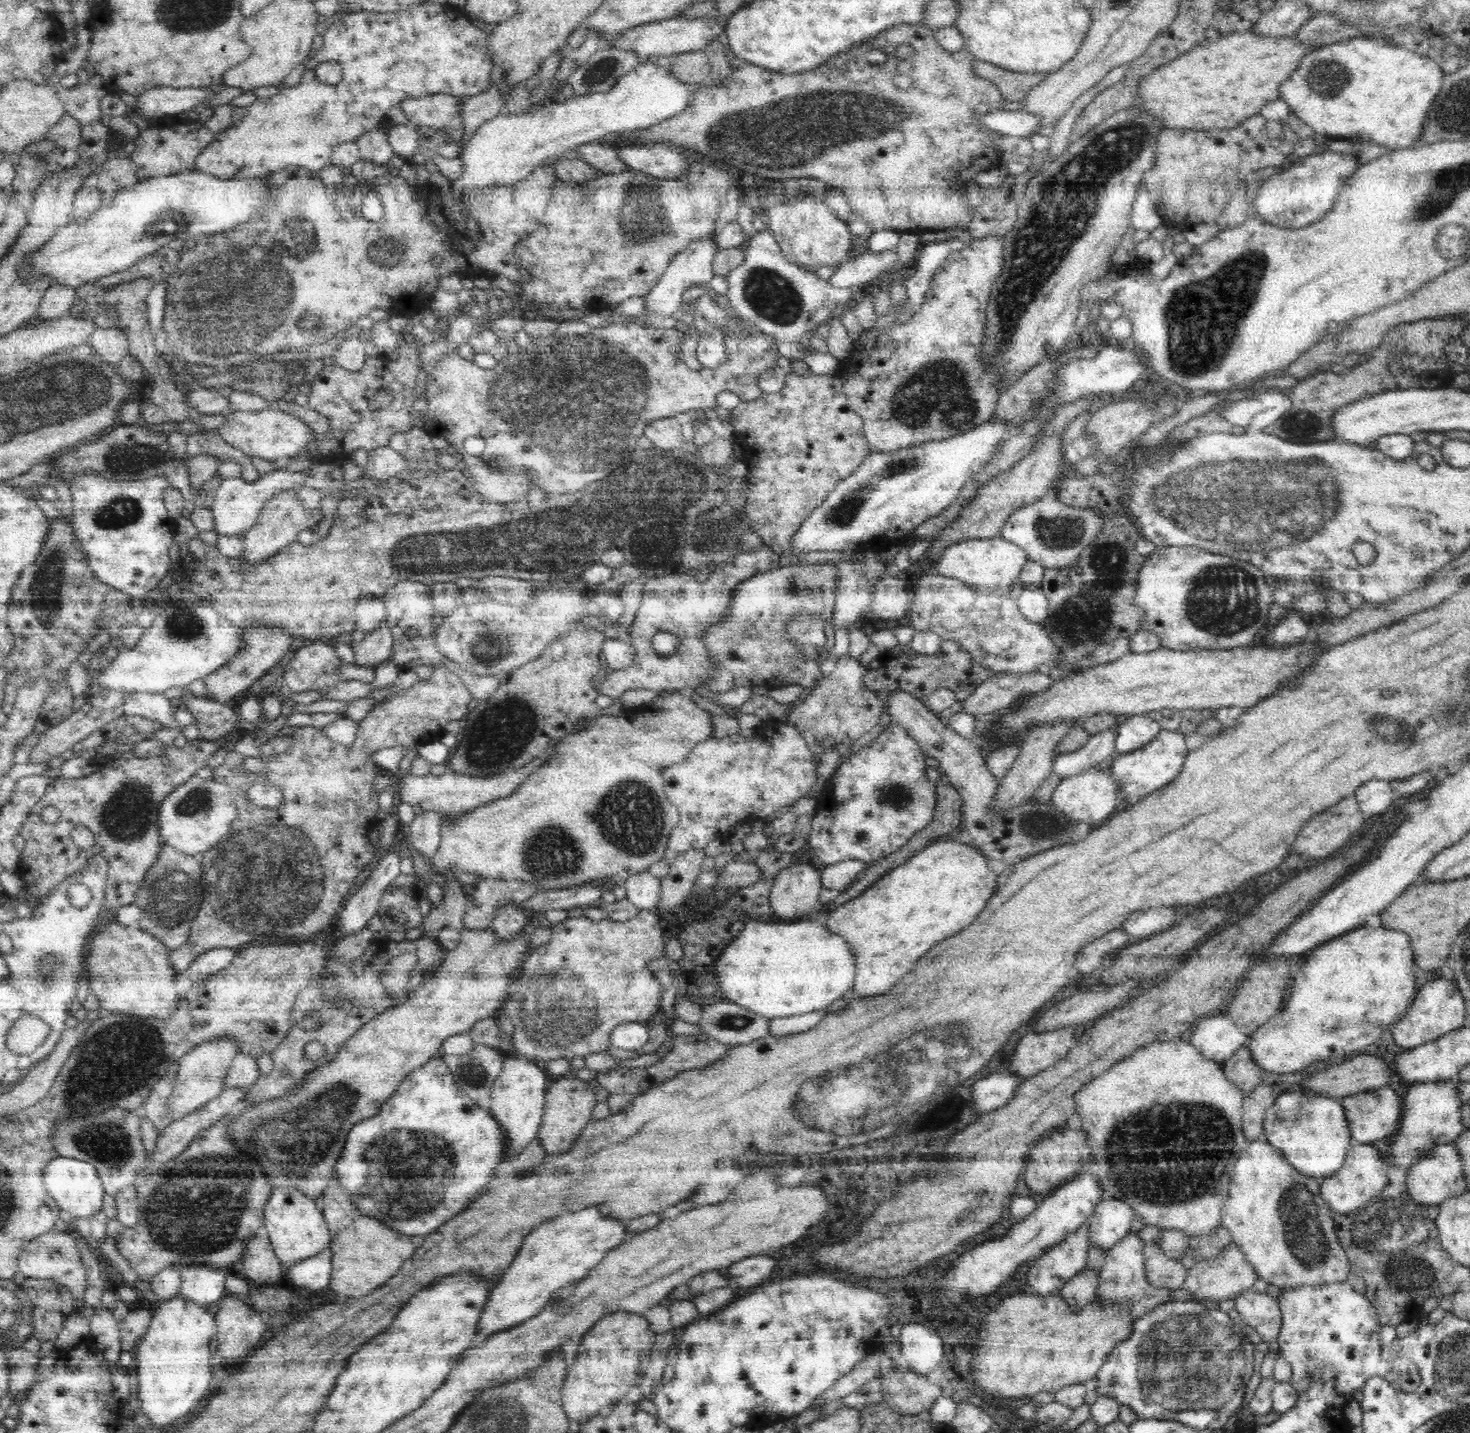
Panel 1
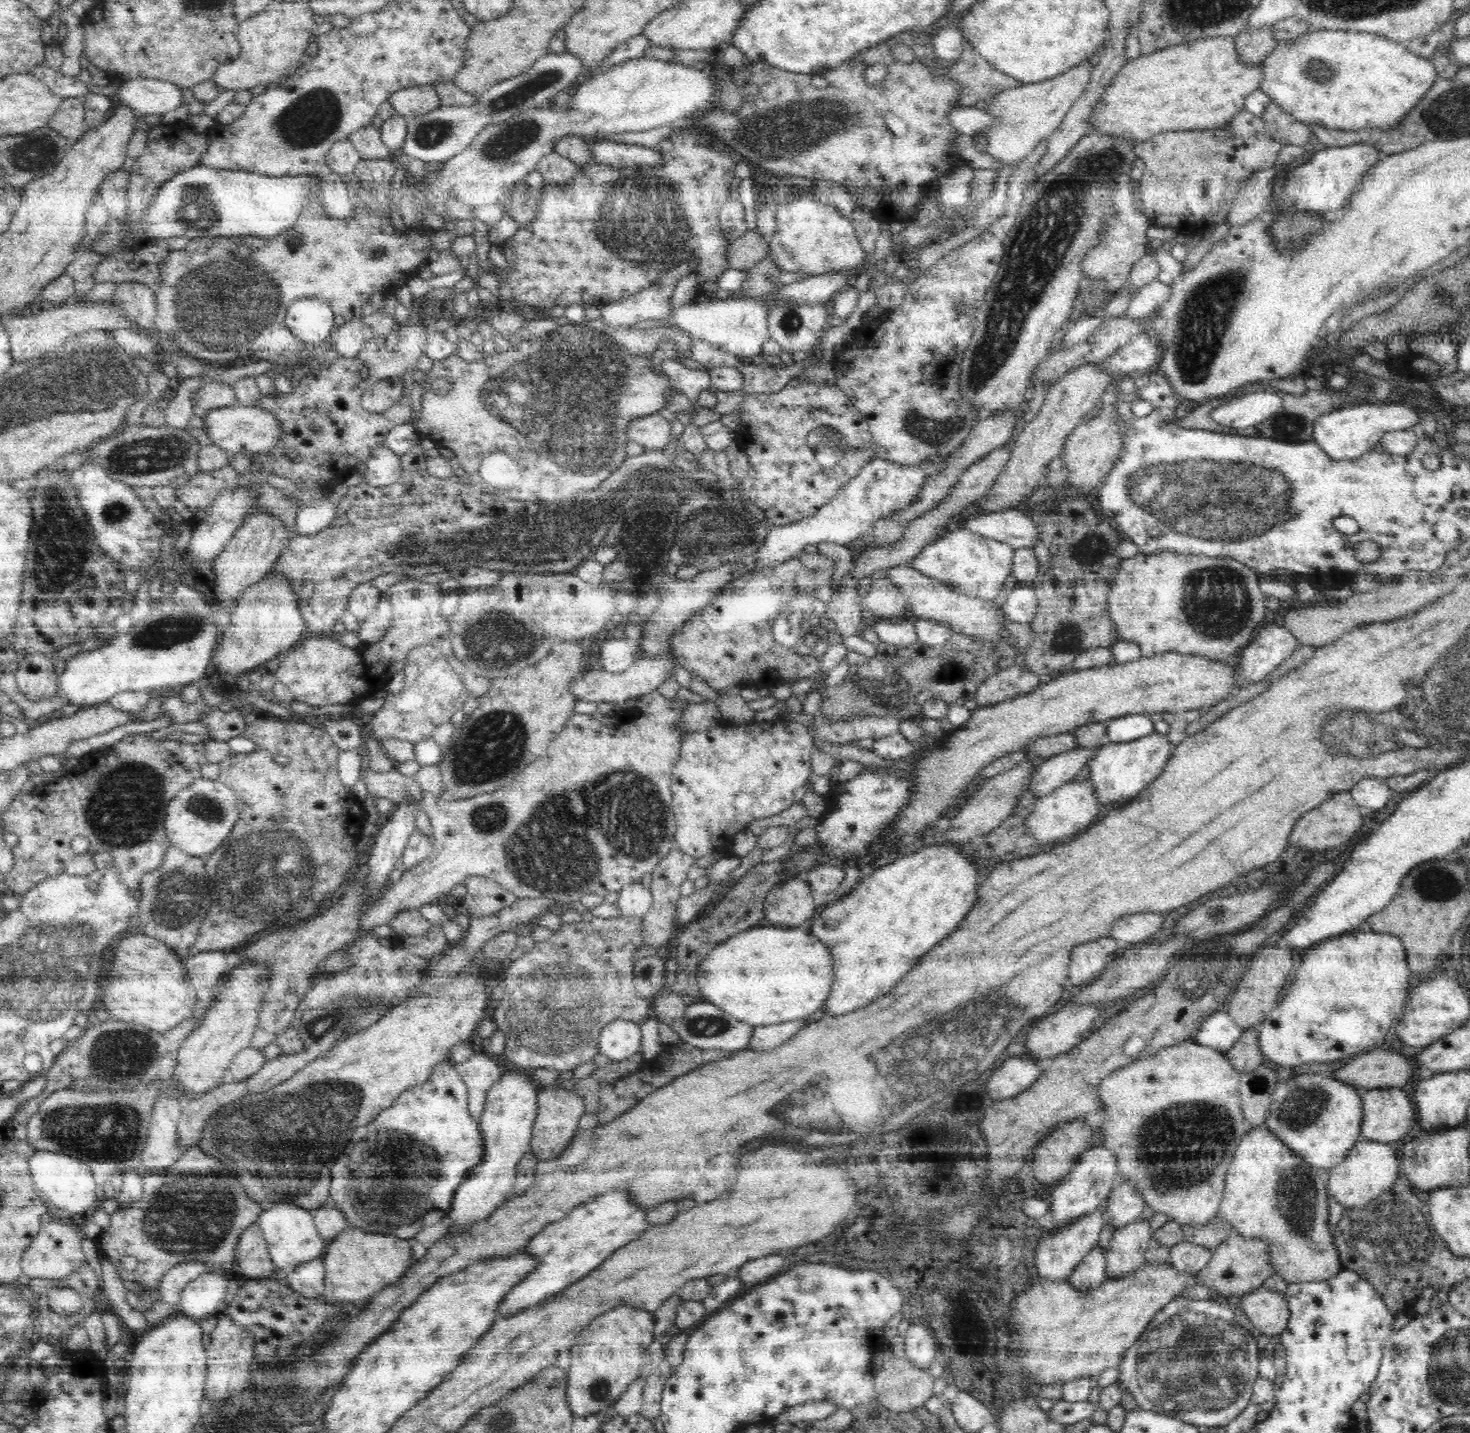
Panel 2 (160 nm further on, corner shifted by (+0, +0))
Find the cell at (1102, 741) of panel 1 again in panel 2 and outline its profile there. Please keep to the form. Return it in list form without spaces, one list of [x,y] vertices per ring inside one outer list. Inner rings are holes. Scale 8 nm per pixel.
[[[1099,745],[1074,748],[1040,763],[1029,780],[1030,792],[1039,799],[1070,782],[1080,768],[1096,756]]]

